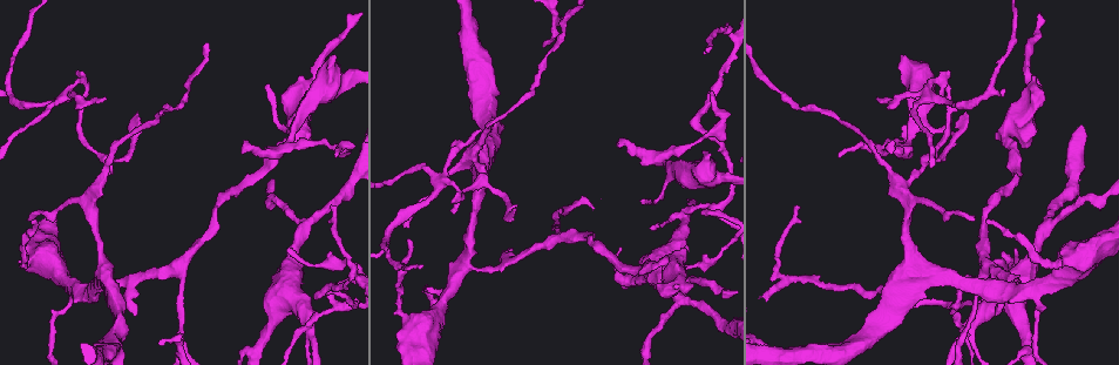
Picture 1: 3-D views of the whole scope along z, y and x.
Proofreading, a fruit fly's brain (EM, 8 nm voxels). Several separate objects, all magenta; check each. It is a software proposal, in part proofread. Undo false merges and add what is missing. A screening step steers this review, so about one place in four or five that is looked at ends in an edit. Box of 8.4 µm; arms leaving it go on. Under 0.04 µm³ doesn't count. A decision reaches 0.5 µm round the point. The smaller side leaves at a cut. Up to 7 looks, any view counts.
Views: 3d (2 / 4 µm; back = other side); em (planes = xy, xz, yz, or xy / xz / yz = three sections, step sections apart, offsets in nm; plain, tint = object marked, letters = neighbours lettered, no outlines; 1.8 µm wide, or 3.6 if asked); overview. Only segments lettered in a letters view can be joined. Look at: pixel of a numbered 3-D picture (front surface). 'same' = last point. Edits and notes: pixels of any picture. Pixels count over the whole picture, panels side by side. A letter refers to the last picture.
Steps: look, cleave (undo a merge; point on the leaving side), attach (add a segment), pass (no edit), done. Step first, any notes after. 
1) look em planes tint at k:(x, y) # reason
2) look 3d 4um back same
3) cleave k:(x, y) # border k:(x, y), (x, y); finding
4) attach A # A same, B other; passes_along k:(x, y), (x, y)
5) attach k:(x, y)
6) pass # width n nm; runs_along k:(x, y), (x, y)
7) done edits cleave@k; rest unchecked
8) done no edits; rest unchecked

look 3d 2um at 1:(308, 321)

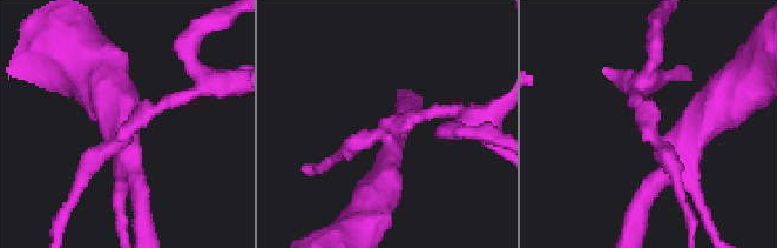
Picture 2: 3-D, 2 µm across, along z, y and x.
look em planes letters at 2:(690, 129)

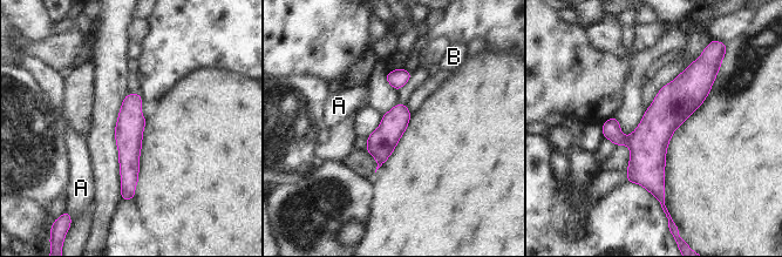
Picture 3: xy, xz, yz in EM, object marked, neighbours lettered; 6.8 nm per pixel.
cleave 3:(648, 143) # A other, B other; a second cell is stuck on

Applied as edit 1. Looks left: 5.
look overview

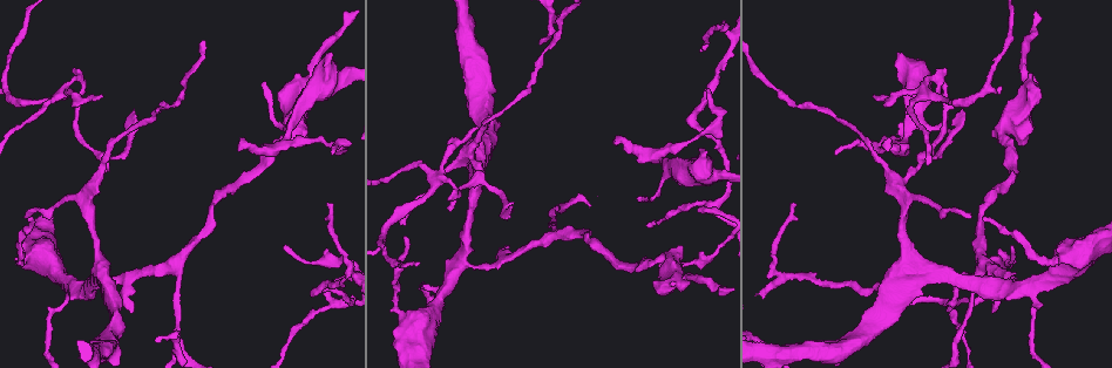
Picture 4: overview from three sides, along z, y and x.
look em planes letters at 4:(866, 292) # sharp bend

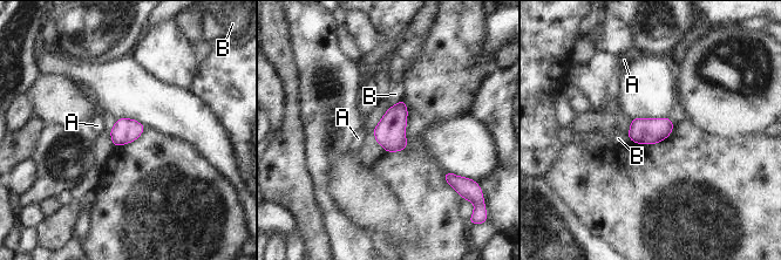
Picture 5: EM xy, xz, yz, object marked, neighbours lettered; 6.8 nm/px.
pass # A other, B other; border 5:(402, 97), (391, 107); all the same cell

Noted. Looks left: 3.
look em yz step 16 tint at 4:(617, 143) # branch stops here

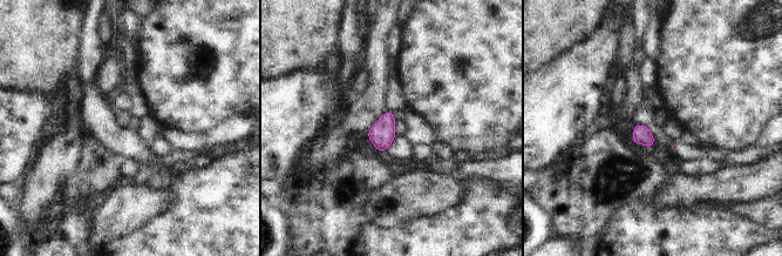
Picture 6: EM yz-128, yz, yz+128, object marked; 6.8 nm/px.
look em planes tint same

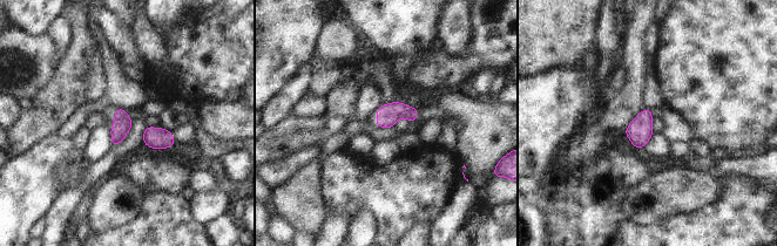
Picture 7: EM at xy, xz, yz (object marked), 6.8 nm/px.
look em planes letters same

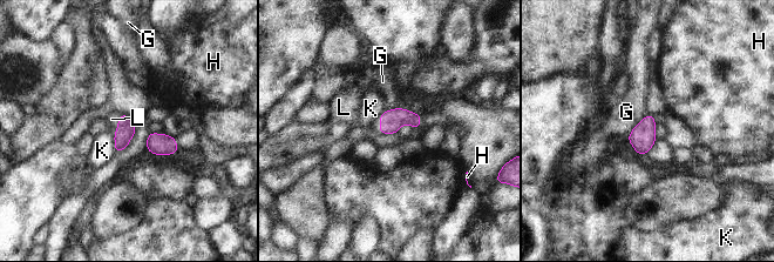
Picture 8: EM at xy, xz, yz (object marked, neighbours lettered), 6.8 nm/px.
attach 8:(111, 119) # width 130 nm; G other, H other, K other, L same; passes_along 8:(124, 132), (119, 122), (111, 119); the cell continues

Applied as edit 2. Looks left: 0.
done edits cleave@3, attach@8; rest unchecked

